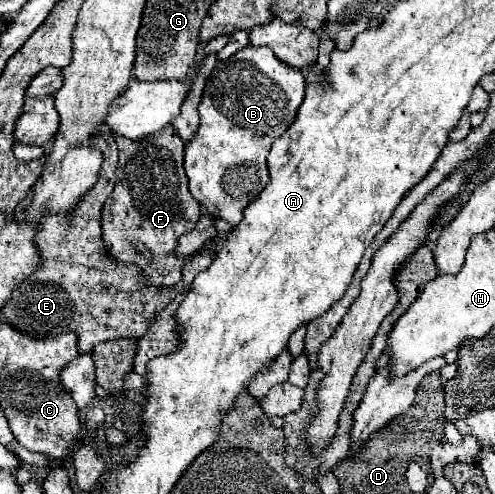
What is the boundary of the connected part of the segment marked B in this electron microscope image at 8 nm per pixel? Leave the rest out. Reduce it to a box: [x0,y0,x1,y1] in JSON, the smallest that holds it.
[185,47,305,225]

